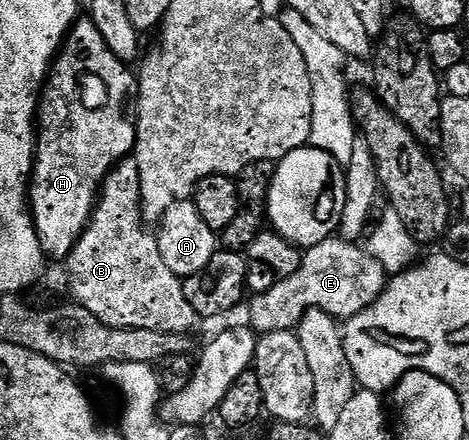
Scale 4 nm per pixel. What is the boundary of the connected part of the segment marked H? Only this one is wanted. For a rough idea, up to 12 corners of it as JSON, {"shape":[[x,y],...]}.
{"shape":[[93,19],[40,97],[28,203],[69,261],[138,147],[138,81]]}

